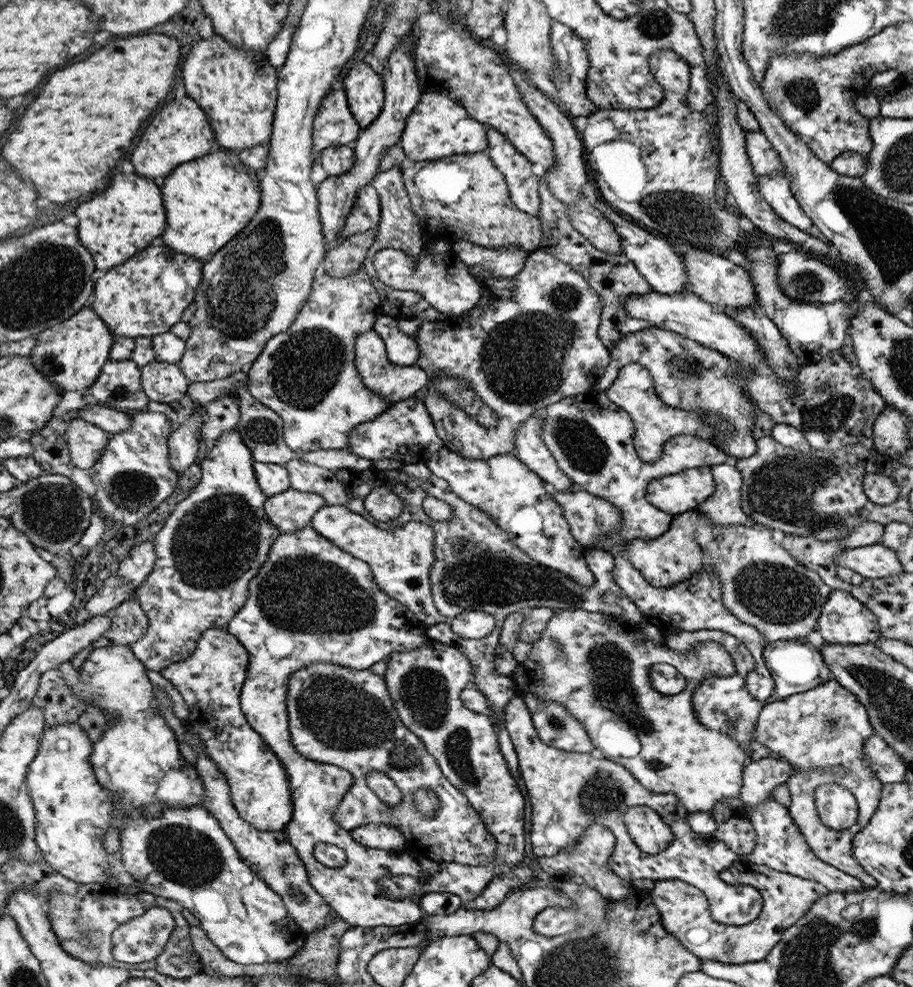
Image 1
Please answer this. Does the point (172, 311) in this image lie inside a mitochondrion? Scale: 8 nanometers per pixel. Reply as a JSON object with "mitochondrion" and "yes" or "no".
{"mitochondrion":"no"}

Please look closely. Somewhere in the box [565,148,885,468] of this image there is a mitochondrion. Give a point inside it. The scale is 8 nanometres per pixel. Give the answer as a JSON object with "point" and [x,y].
{"point":[709,221]}

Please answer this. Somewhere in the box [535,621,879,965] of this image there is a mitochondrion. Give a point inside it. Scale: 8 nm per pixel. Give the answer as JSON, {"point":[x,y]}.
{"point":[612,667]}

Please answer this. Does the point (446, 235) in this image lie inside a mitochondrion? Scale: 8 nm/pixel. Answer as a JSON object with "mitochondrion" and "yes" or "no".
{"mitochondrion":"no"}

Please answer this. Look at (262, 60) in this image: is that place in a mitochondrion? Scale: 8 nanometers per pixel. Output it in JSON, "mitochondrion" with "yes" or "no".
{"mitochondrion":"no"}

